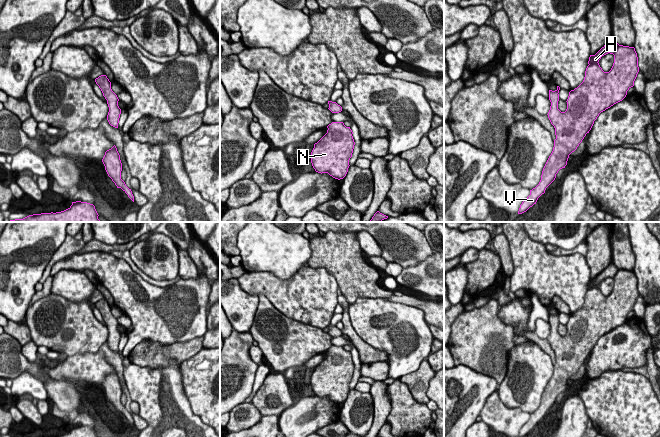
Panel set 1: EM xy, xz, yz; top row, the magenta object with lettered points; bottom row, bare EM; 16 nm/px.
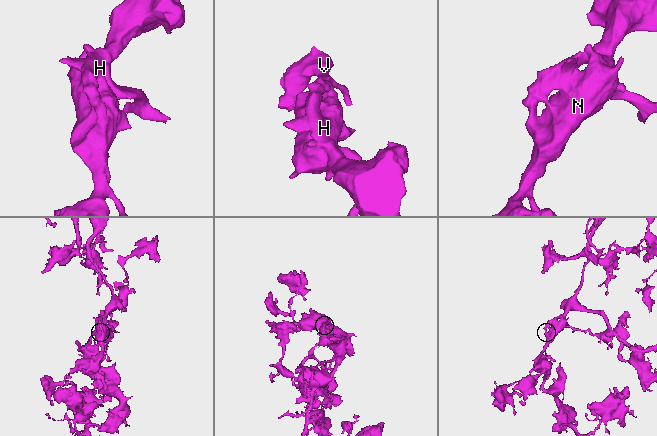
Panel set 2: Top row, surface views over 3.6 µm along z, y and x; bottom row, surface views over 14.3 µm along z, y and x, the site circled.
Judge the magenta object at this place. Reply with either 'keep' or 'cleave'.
keep

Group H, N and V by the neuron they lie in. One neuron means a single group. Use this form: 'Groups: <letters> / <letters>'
Groups: H N V

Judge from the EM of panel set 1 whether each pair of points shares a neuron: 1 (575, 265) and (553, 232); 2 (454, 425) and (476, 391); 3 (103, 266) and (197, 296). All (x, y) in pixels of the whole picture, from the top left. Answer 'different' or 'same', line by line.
1: different
2: same
3: same

